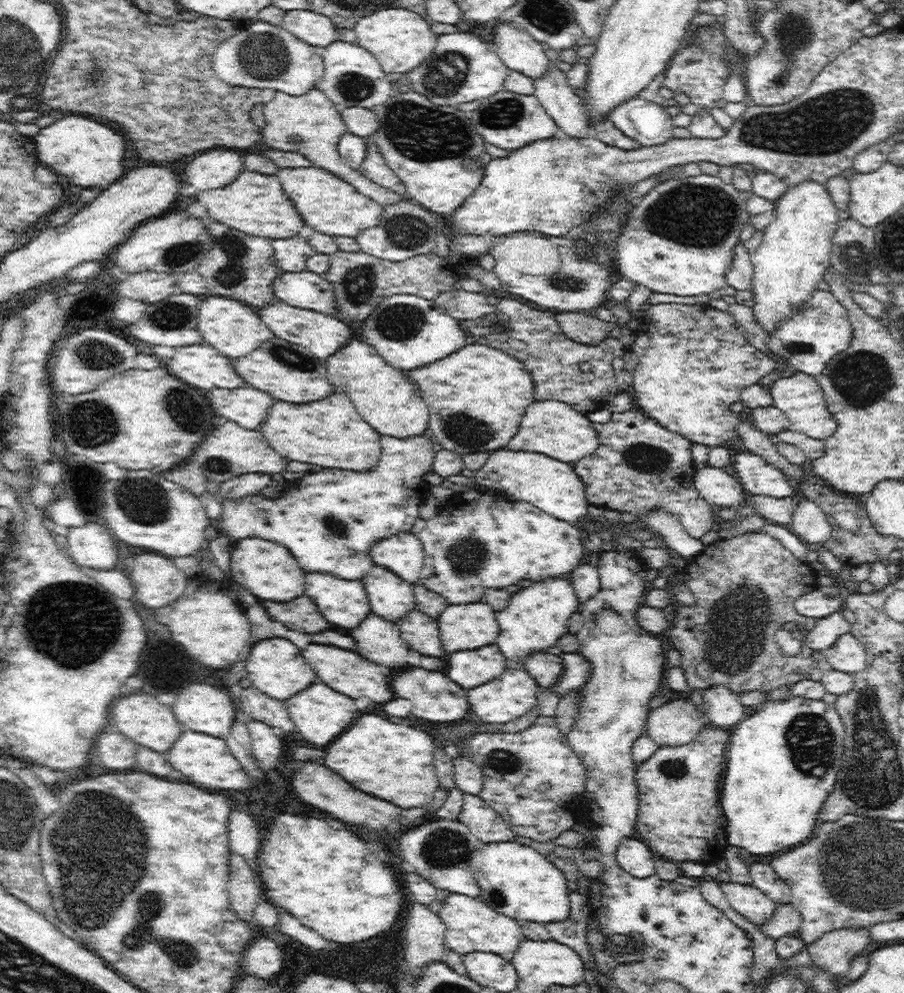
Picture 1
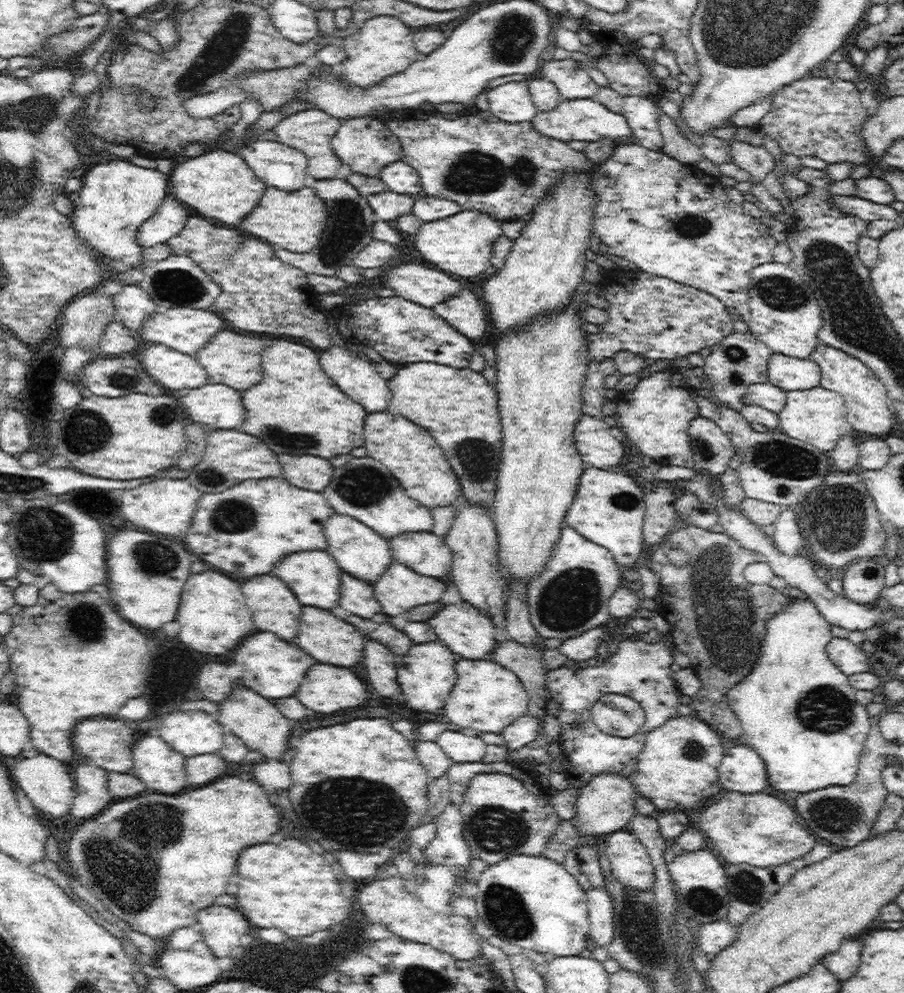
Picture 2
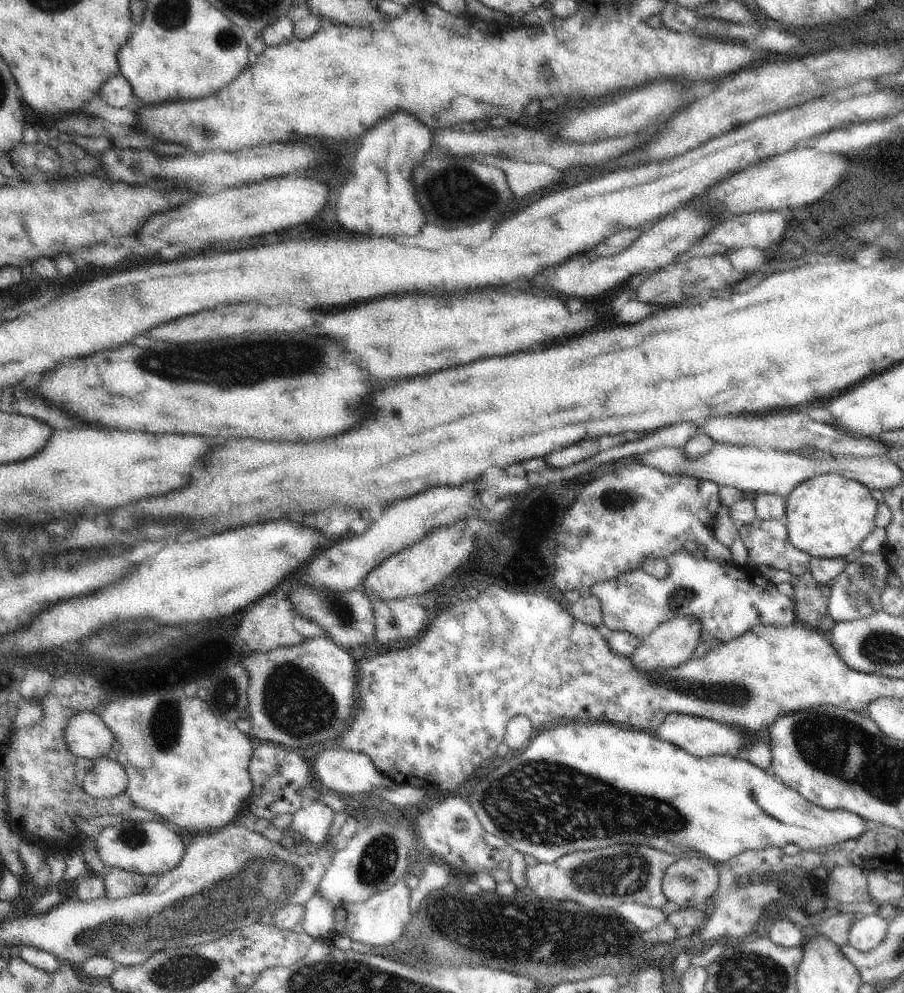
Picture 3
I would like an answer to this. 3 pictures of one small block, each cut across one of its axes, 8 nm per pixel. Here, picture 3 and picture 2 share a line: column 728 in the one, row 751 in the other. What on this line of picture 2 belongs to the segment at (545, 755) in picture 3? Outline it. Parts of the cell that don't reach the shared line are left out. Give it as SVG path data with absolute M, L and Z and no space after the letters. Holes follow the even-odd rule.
M792 599L791 603L778 614L775 614L768 620L766 626L766 634L761 644L761 653L754 669L750 671L747 677L744 677L736 686L733 686L727 694L728 704L736 713L741 721L741 727L746 734L756 734L756 732L770 732L770 736L746 736L746 740L760 755L764 765L766 765L766 773L768 773L769 790L779 790L780 792L799 792L807 793L829 786L848 786L856 776L860 750L866 742L868 732L870 732L870 717L866 711L866 706L858 702L855 688L850 684L848 676L840 672L827 656L826 646L834 636L830 631L830 623L818 612L816 605L810 599Z

